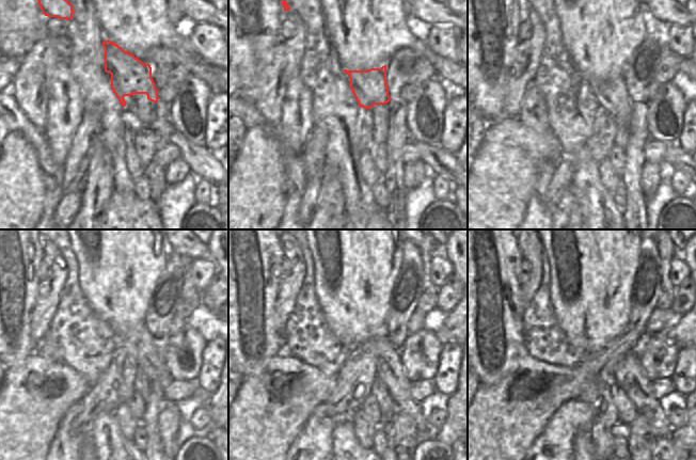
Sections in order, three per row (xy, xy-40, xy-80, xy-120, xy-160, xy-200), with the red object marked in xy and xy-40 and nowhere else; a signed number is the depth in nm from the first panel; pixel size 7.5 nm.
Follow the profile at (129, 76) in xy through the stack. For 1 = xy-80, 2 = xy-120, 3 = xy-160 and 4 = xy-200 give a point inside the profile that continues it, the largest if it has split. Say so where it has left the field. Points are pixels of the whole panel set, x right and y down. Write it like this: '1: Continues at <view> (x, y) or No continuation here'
1: Continues at xy-80 (614, 96)
2: Continues at xy-120 (140, 339)
3: Continues at xy-160 (389, 368)
4: Continues at xy-200 (630, 376)

